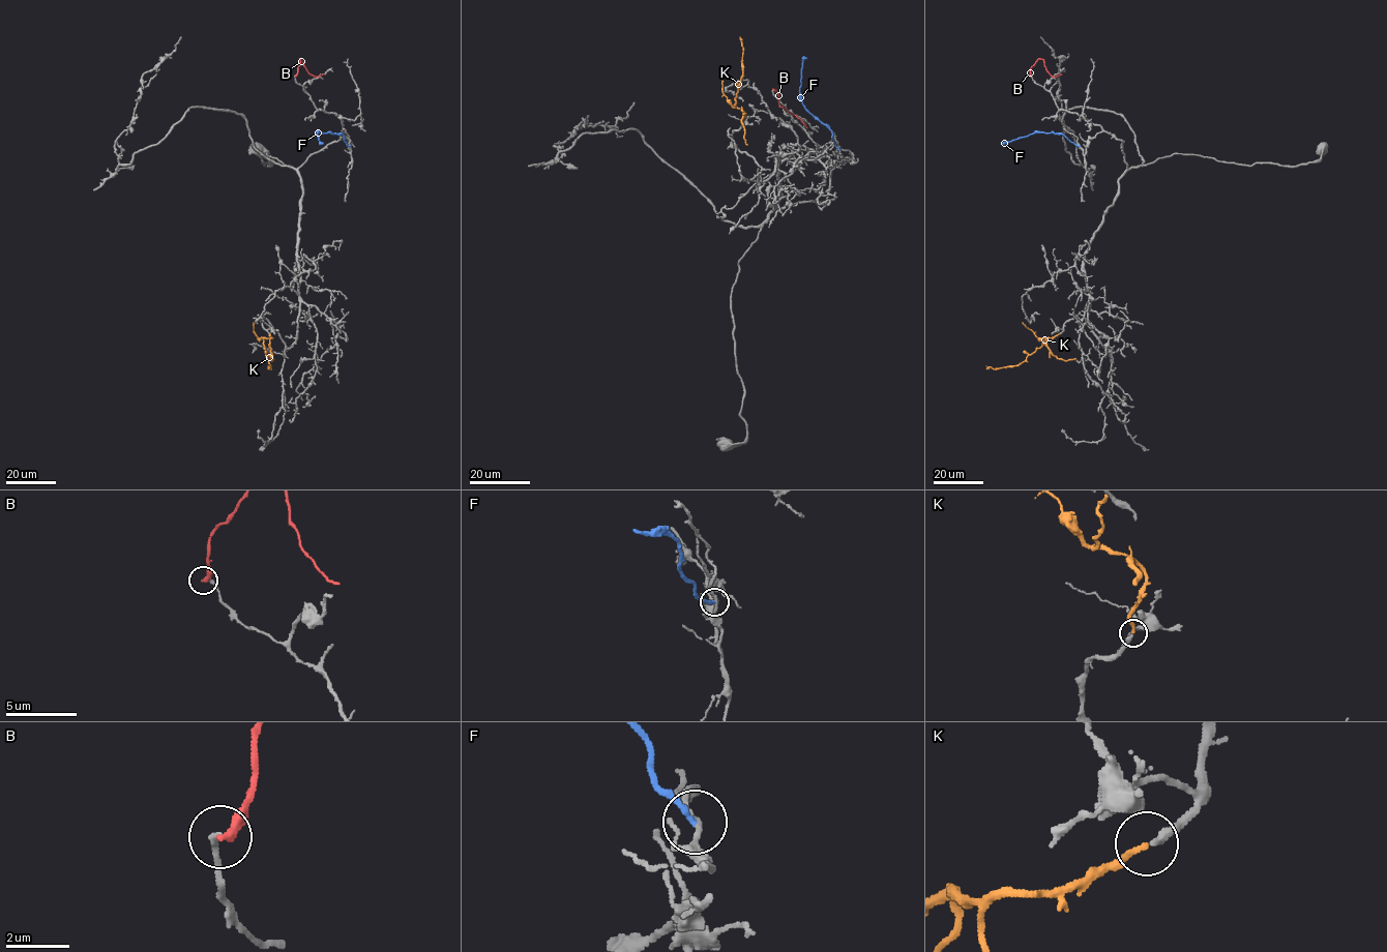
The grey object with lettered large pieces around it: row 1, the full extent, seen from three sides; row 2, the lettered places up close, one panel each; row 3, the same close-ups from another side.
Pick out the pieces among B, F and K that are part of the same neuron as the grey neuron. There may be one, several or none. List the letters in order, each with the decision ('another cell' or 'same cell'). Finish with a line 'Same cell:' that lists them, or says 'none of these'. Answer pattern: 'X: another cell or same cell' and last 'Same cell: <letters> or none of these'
B: another cell
F: another cell
K: same cell
Same cell: K

